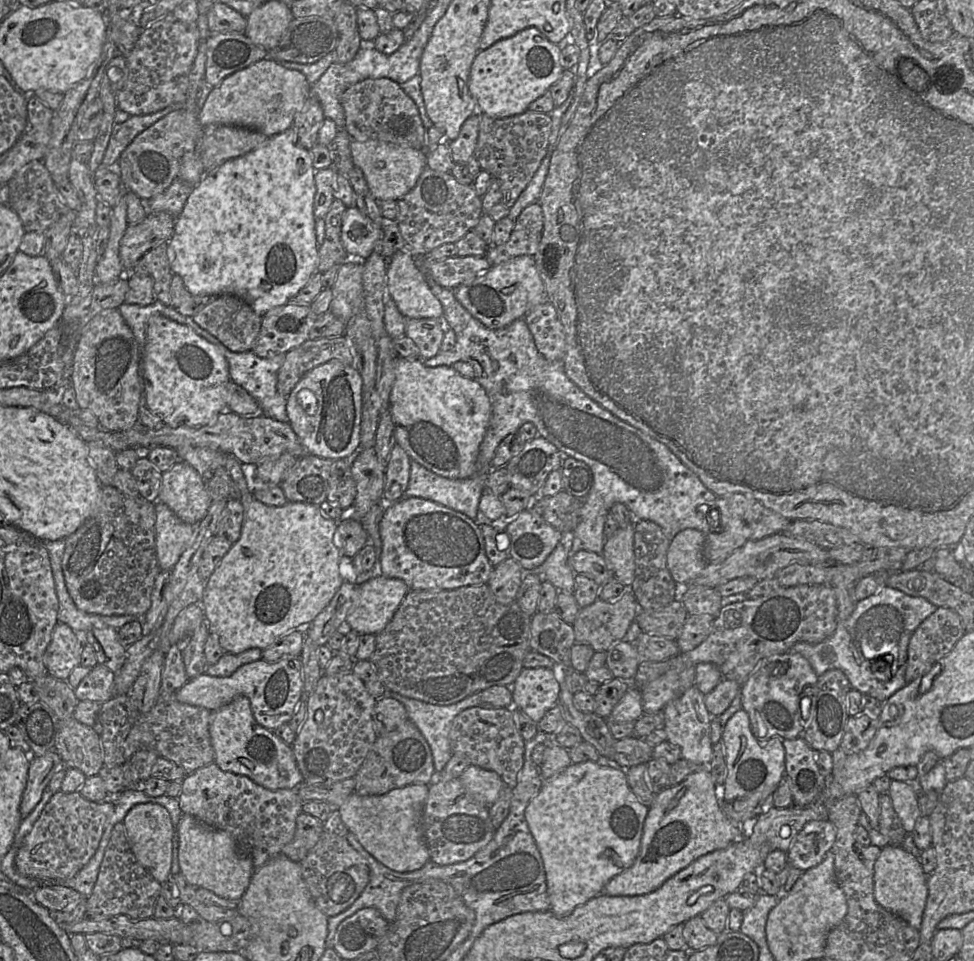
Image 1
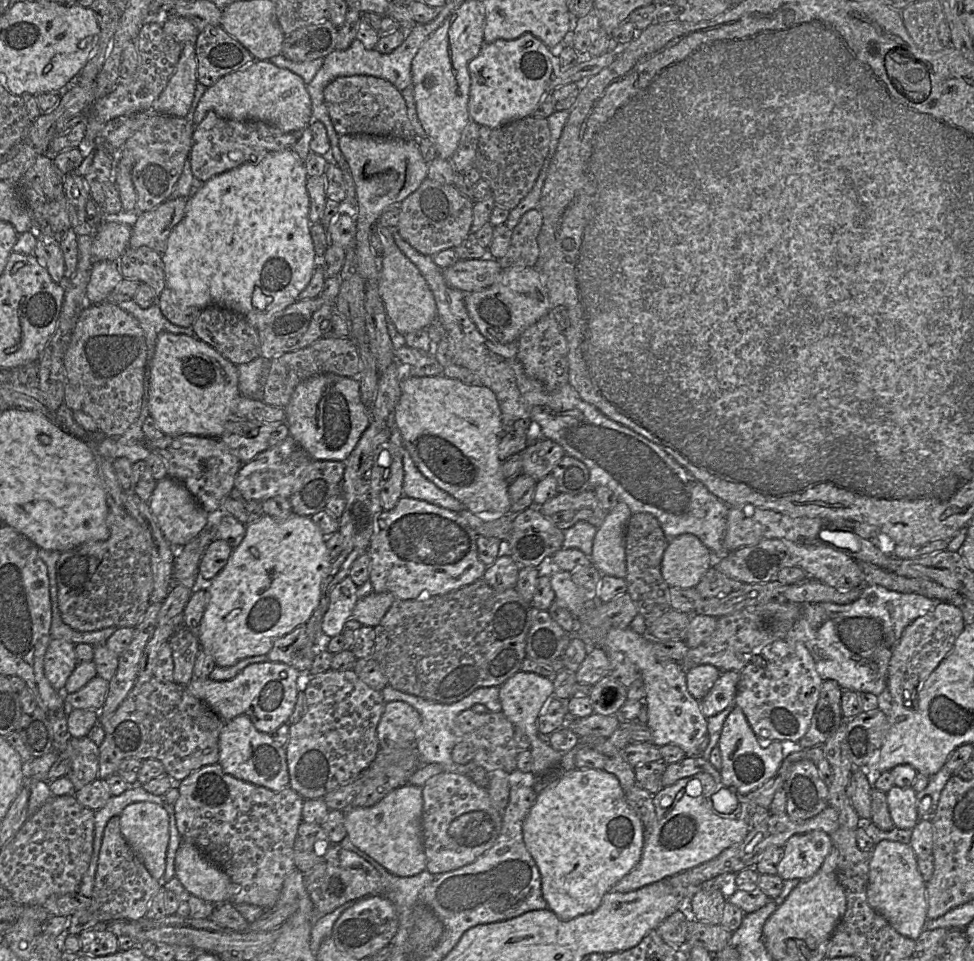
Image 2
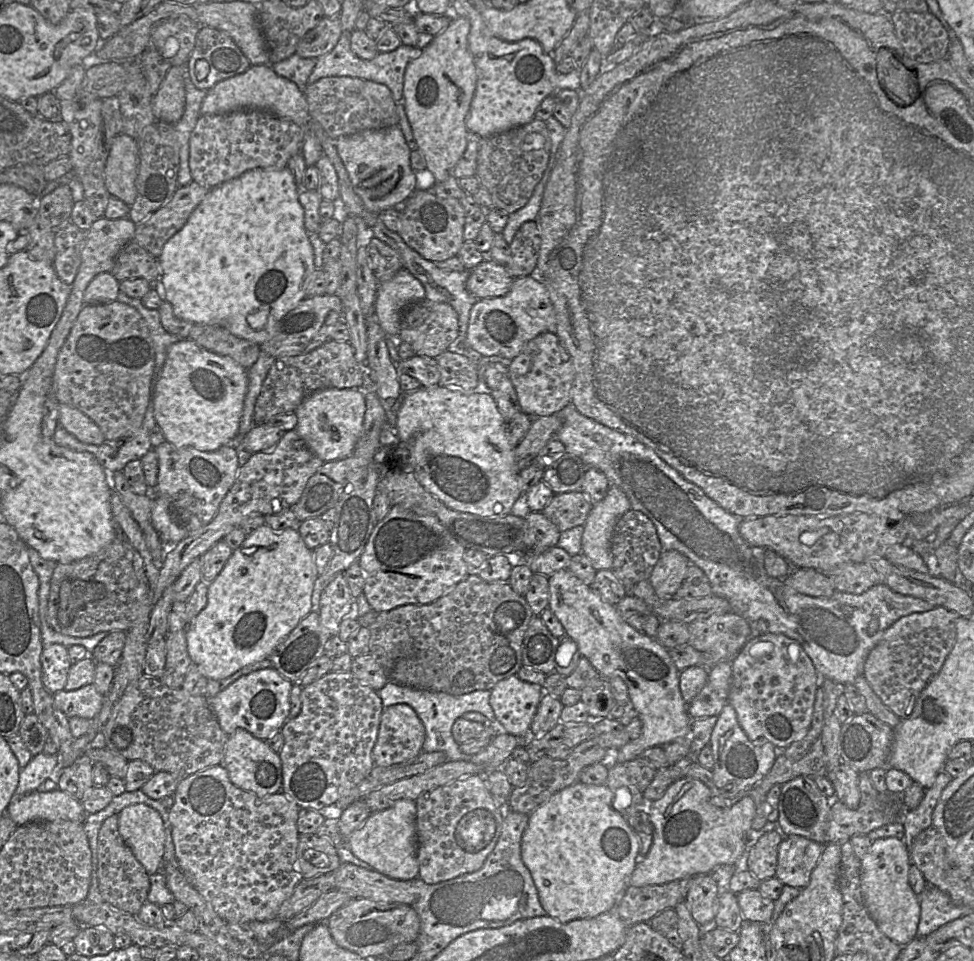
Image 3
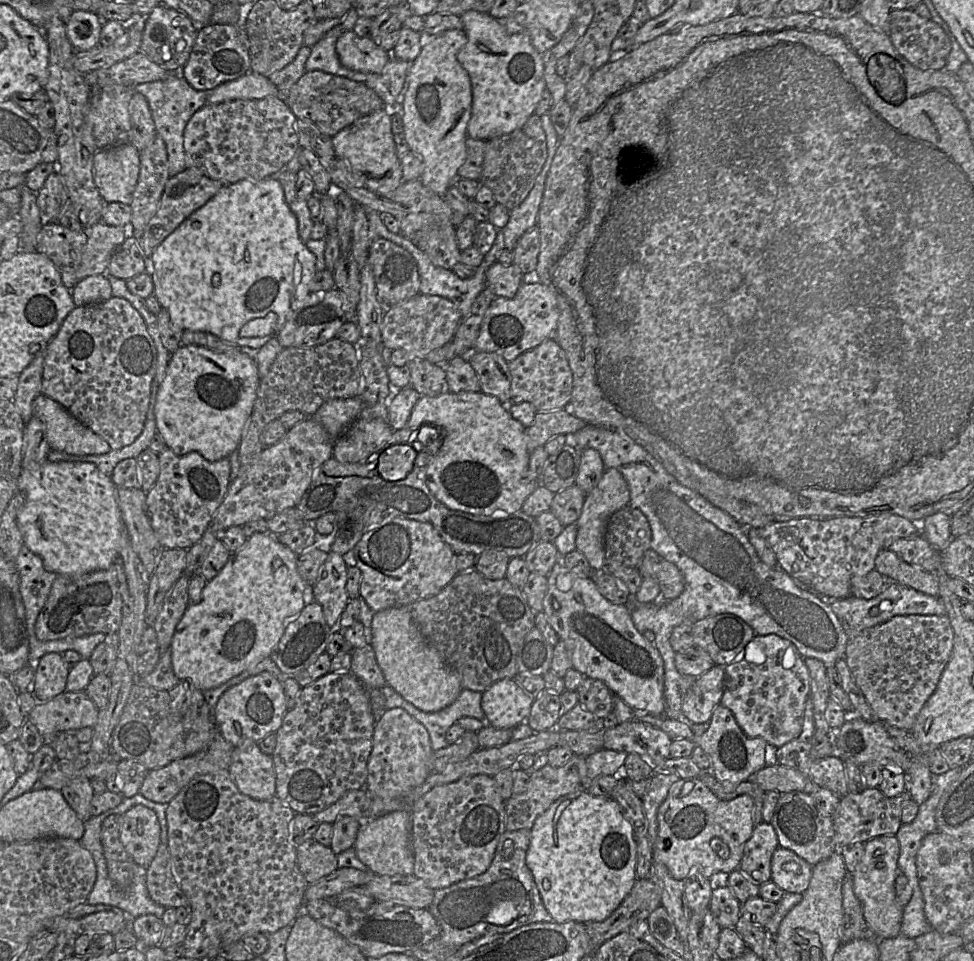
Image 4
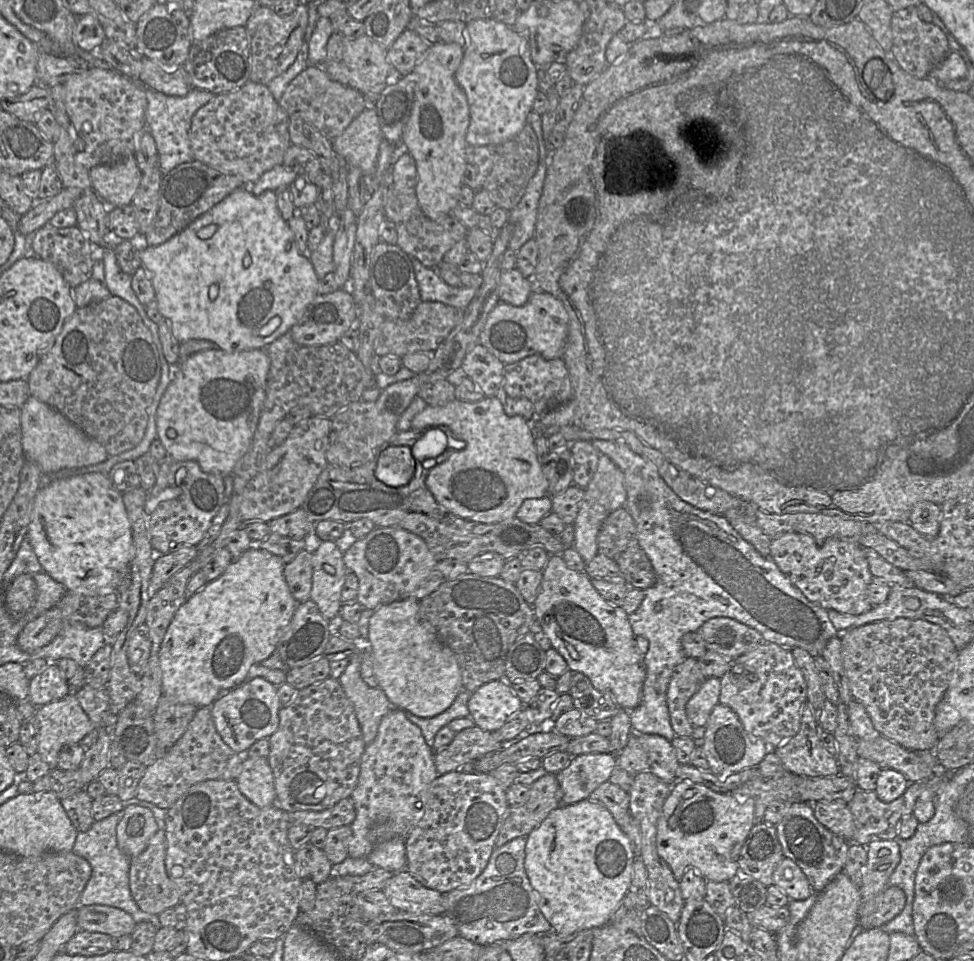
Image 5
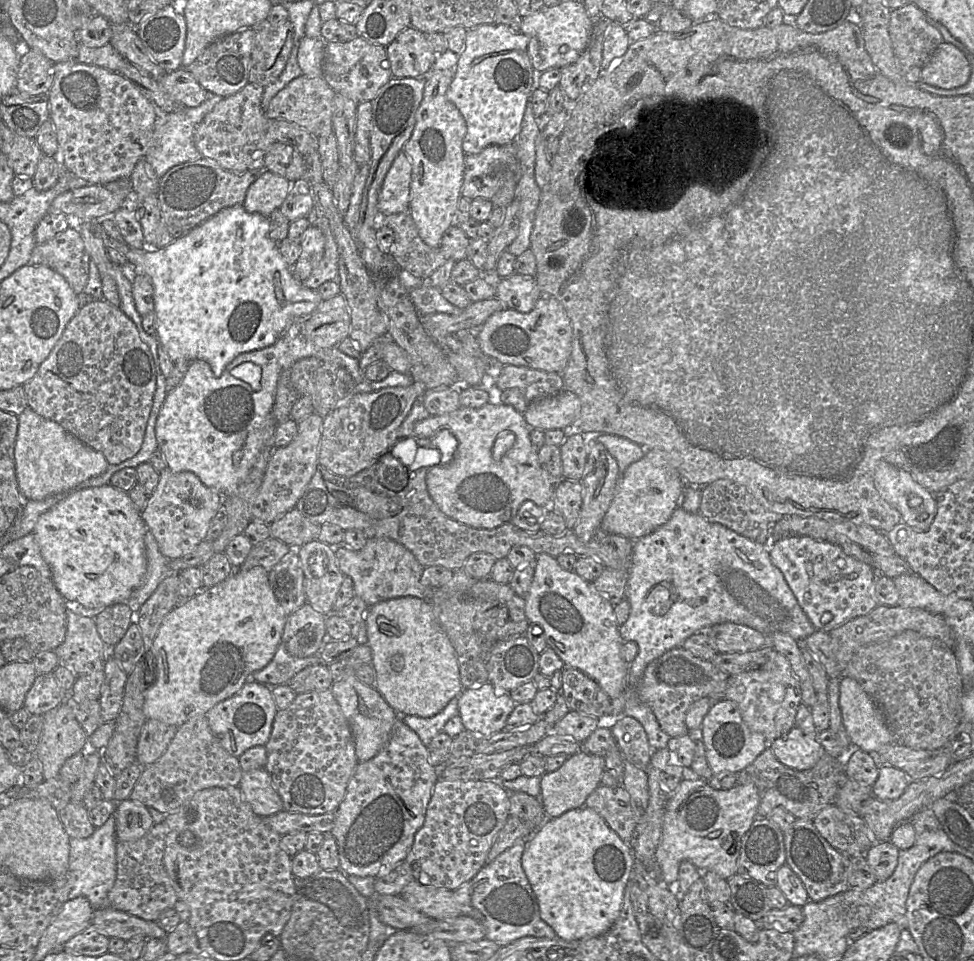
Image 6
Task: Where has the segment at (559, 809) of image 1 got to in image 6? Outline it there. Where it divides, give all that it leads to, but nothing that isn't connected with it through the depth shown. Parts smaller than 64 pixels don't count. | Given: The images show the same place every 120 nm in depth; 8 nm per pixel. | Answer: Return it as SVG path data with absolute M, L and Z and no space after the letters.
M586 806L569 810L556 818L546 818L527 839L522 854L522 868L537 898L541 919L566 941L597 937L612 927L620 914L633 864L630 846L595 810Z

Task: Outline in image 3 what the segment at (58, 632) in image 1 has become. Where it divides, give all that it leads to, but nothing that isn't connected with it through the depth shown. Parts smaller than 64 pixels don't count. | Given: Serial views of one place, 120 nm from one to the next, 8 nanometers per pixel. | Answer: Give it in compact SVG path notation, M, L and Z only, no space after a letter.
M52 644L41 654L42 682L47 691L55 694L64 687L72 666L68 648L61 644Z

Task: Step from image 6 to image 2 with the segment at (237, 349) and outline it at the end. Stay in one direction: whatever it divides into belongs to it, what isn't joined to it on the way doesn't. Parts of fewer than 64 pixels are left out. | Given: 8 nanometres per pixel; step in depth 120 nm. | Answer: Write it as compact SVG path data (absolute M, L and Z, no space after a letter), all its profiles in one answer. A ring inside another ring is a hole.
M287 149L266 156L257 163L245 163L237 168L218 174L202 184L198 184L188 198L184 216L172 230L168 237L166 250L162 254L166 287L174 291L178 301L184 306L195 306L202 310L211 305L228 308L242 314L257 330L263 329L271 318L297 301L299 294L309 284L315 268L318 267L310 234L310 200L306 188L307 180L305 162L302 162L291 149ZM261 293L267 296L265 299L270 298L272 300L263 311L253 306L253 298L255 298L256 294Z

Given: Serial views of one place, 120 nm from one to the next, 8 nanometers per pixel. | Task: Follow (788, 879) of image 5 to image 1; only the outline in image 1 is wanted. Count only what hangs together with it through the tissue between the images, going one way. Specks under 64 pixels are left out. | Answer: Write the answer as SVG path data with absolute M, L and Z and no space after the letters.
M813 820L804 825L802 830L792 841L792 845L787 851L787 865L777 874L780 887L787 882L791 867L806 871L822 862L826 853L832 849L836 839L837 830L835 825L829 820Z

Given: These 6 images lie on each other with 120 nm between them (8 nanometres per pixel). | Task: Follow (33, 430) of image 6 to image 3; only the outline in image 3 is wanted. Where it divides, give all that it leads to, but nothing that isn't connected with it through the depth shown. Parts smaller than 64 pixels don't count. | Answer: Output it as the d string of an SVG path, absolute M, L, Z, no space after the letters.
M59 404L58 423L80 442L101 445L106 439L99 426L76 408Z

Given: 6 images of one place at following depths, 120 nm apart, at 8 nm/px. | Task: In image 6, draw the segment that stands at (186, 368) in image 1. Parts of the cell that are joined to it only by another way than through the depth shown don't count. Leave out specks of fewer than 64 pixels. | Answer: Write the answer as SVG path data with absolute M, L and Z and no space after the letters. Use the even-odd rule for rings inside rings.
M281 336L269 347L238 355L227 365L220 377L214 376L205 360L196 359L190 363L181 383L167 393L155 424L158 449L171 471L194 473L206 487L220 494L221 499L235 492L278 425L272 419L272 409L281 371L279 360L284 353L285 338ZM245 362L252 362L261 367L261 388L258 391L231 373L235 367Z

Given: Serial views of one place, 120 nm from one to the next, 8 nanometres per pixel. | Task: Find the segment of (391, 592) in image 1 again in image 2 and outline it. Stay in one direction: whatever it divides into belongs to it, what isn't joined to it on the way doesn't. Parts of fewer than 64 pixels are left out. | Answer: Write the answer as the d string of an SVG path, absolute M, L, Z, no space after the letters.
M371 592L358 599L351 619L358 621L362 626L374 628L380 623L394 601L395 598L391 593Z

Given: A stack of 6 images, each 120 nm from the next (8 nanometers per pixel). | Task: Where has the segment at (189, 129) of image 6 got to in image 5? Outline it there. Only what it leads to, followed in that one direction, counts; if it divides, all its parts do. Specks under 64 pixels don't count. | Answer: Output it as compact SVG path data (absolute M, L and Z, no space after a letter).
M140 79L131 80L144 92L146 97L146 129L149 130L155 140L158 165L162 174L166 175L178 165L192 162L194 155L188 137L192 117L199 108L211 101L215 95L209 91L192 87L189 93L183 97L168 96L149 88Z

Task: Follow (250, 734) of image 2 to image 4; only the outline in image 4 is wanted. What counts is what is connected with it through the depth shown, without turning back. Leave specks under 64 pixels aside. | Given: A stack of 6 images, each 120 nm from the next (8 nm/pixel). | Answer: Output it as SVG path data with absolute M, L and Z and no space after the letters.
M252 740L234 746L229 774L237 789L255 800L268 800L275 795L272 757L263 753Z

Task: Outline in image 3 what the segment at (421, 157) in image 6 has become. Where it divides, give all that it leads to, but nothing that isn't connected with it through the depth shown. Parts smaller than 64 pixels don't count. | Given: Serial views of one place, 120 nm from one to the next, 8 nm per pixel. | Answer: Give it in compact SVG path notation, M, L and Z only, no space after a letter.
M457 17L449 26L433 37L421 55L412 60L404 74L403 98L408 118L418 150L424 156L426 168L434 177L435 183L443 182L450 175L467 146L466 116L476 89L476 67L473 55L468 48L470 22Z

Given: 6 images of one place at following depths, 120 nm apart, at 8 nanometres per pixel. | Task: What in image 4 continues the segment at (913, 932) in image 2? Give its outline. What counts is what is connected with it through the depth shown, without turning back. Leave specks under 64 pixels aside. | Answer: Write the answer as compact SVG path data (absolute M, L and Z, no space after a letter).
M883 835L865 842L863 860L852 873L854 892L863 907L864 918L878 939L901 935L903 907L896 901L895 881L899 874L900 844L895 835Z

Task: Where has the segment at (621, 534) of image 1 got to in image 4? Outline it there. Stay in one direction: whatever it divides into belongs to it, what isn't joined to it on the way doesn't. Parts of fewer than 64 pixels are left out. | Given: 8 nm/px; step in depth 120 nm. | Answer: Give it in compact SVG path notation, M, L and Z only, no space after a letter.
M615 468L605 469L598 484L586 494L581 515L576 522L576 550L587 558L593 570L602 569L606 565L604 538L610 516L628 505L629 501L630 490L628 483Z

